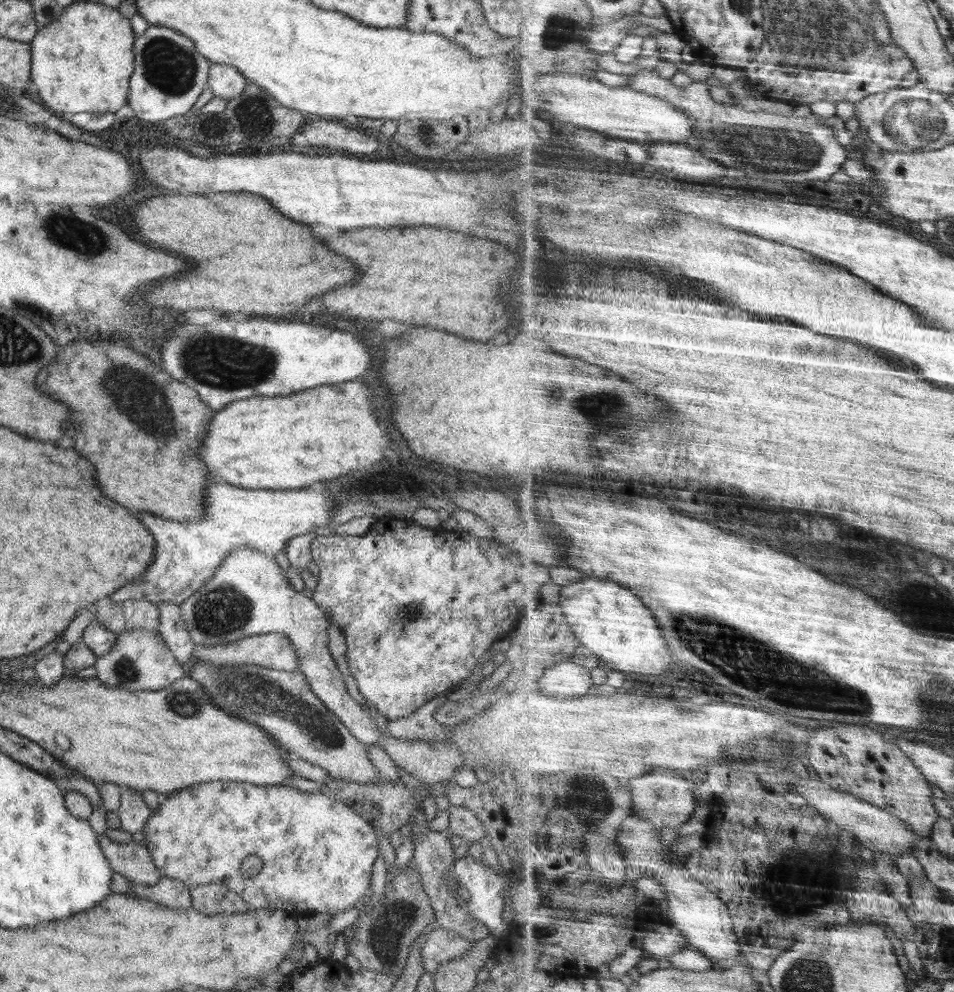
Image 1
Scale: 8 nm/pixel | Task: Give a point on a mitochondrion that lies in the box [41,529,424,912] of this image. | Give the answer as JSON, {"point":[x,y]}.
{"point":[244,690]}

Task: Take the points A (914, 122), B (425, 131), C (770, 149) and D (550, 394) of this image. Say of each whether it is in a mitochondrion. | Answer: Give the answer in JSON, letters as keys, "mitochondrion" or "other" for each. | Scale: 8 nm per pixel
{"A":"mitochondrion","B":"other","C":"mitochondrion","D":"mitochondrion"}

